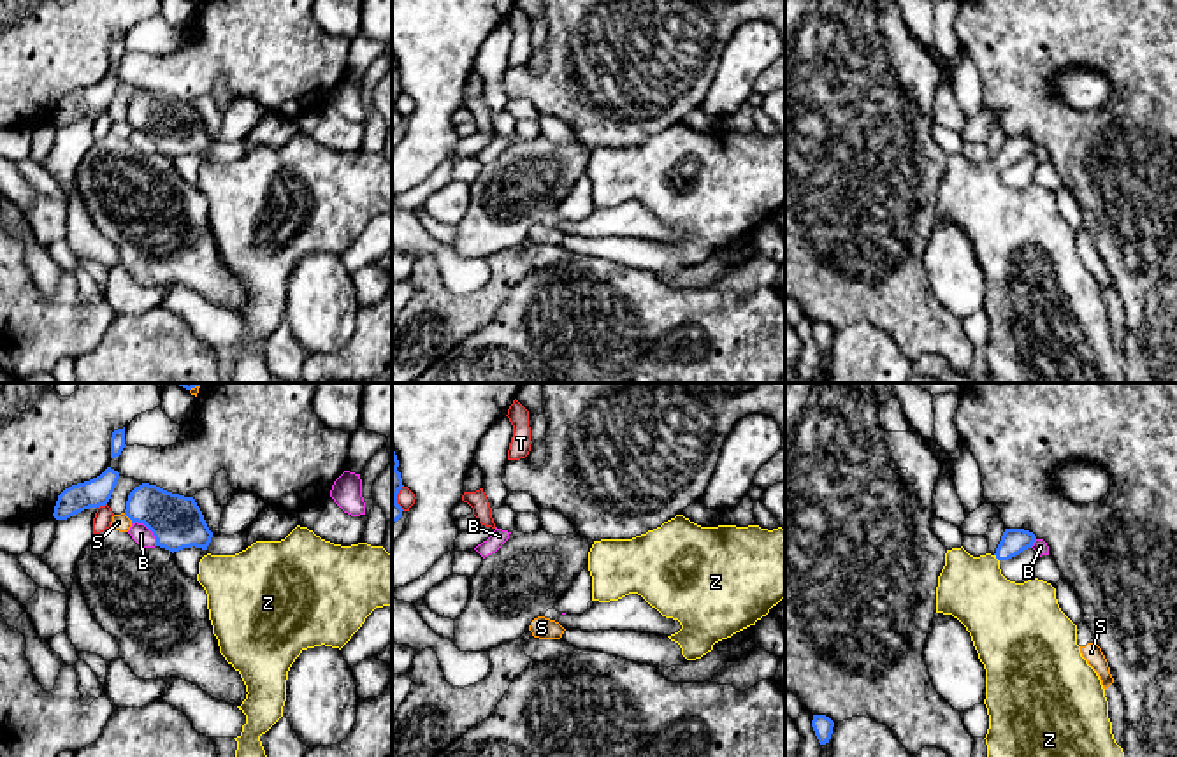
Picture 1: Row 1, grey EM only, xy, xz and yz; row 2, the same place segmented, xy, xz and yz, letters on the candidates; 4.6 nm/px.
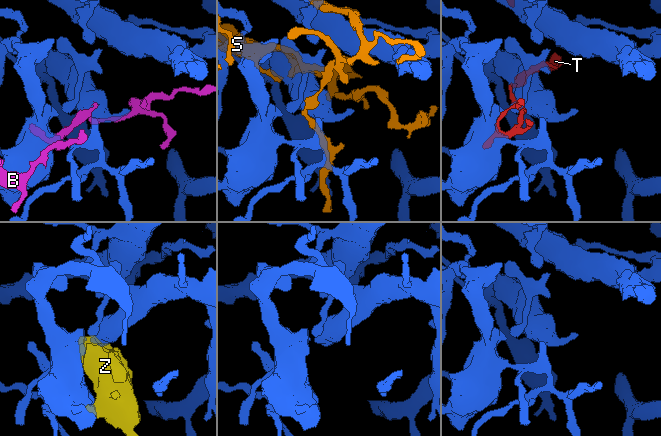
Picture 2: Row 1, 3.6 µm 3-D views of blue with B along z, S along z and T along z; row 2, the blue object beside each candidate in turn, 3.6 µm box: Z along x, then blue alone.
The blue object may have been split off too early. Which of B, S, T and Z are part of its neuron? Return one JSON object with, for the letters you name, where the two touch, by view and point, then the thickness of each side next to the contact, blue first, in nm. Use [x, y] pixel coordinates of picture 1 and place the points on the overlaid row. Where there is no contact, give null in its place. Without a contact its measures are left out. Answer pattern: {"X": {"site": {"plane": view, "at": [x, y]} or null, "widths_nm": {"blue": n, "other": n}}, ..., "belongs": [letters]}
{"Z": {"site": {"plane": "yz", "at": [996, 557]}, "widths_nm": {"blue": 120, "other": 320}}, "belongs": ["Z"]}

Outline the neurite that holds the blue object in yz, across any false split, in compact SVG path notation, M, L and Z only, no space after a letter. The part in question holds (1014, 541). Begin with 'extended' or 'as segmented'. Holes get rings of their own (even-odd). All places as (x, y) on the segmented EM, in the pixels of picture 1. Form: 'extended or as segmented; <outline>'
extended; M1005 529L994 555L973 557L963 546L947 550L938 576L936 613L952 615L966 627L986 669L987 757L1124 757L1112 734L1101 680L1082 657L1077 625L1061 611L1056 588L1035 576L1015 583L1001 574L1000 562L1031 548L1035 539L1029 530Z

